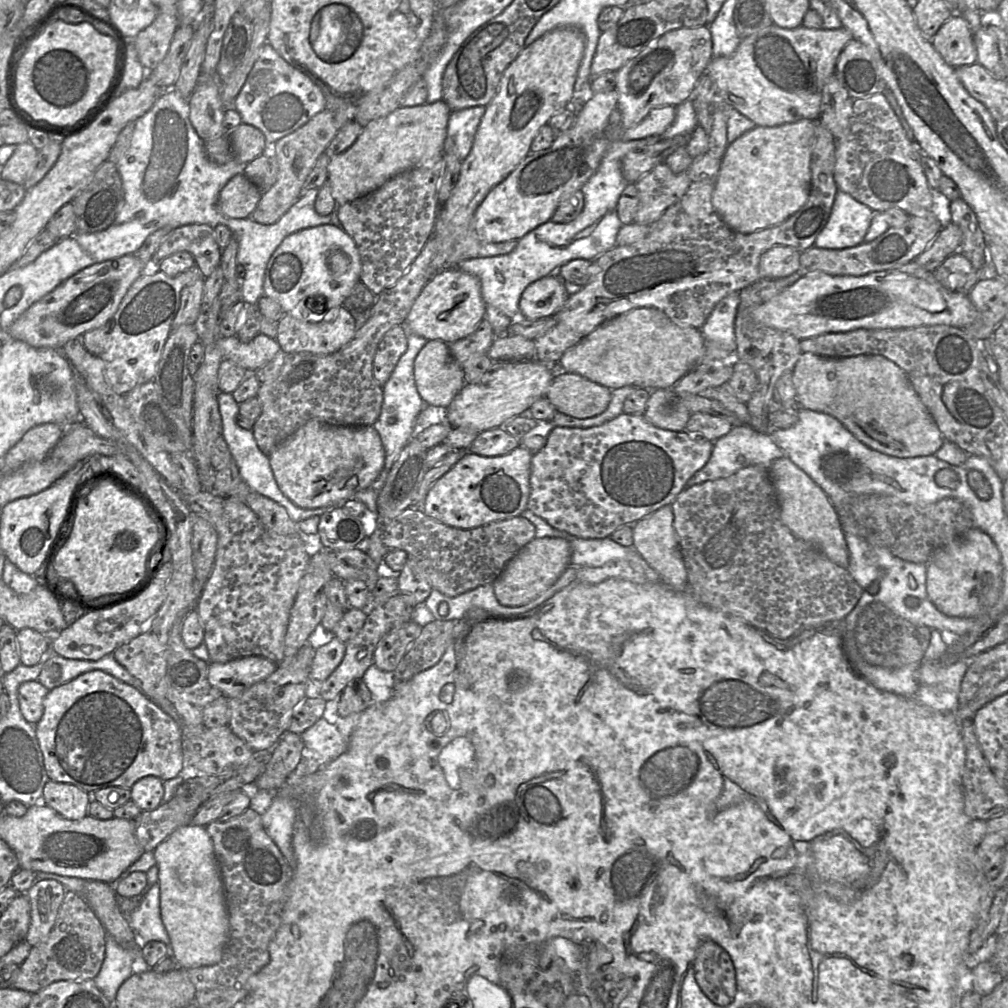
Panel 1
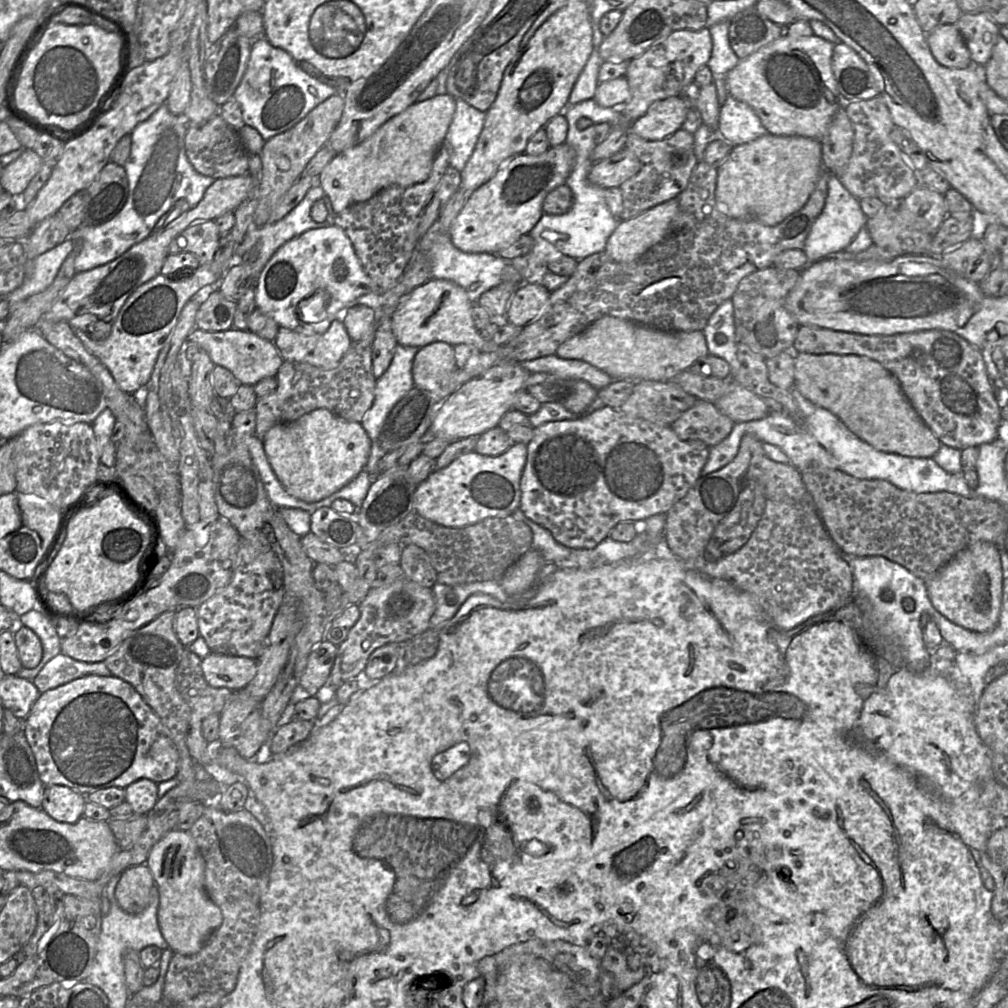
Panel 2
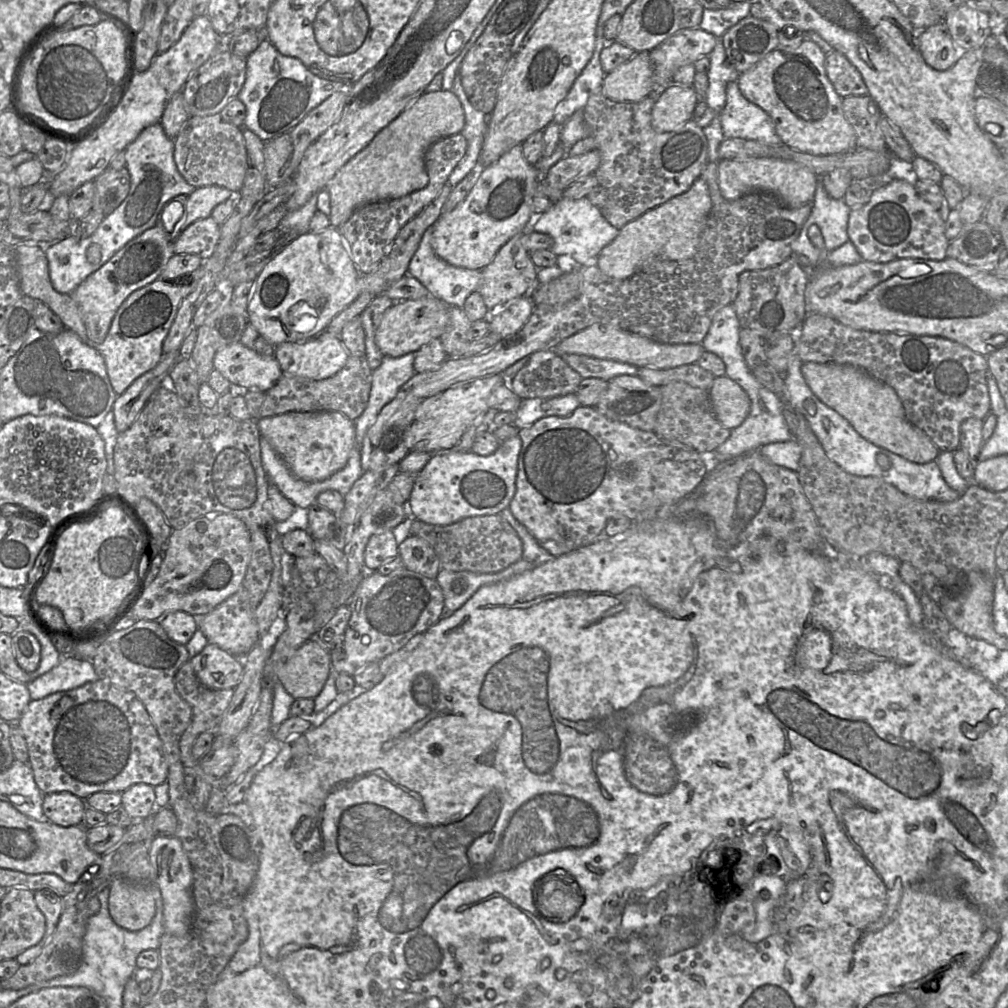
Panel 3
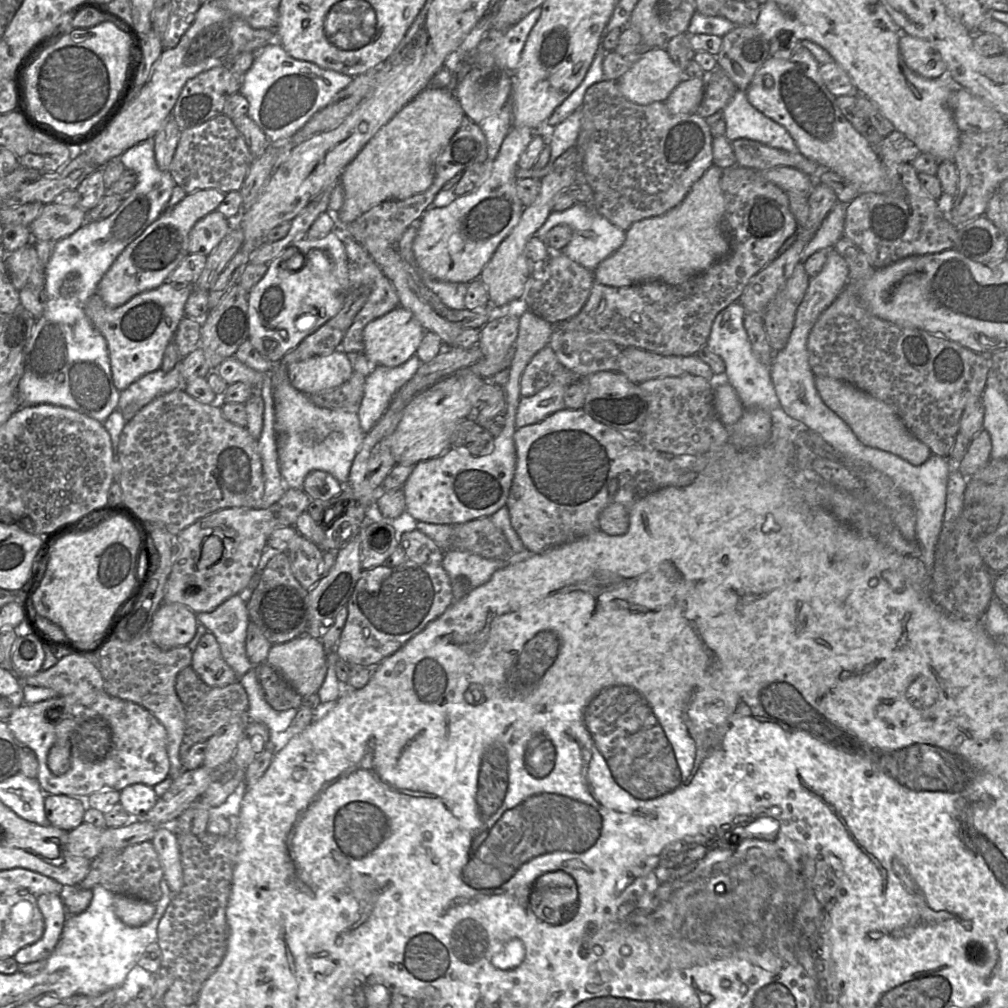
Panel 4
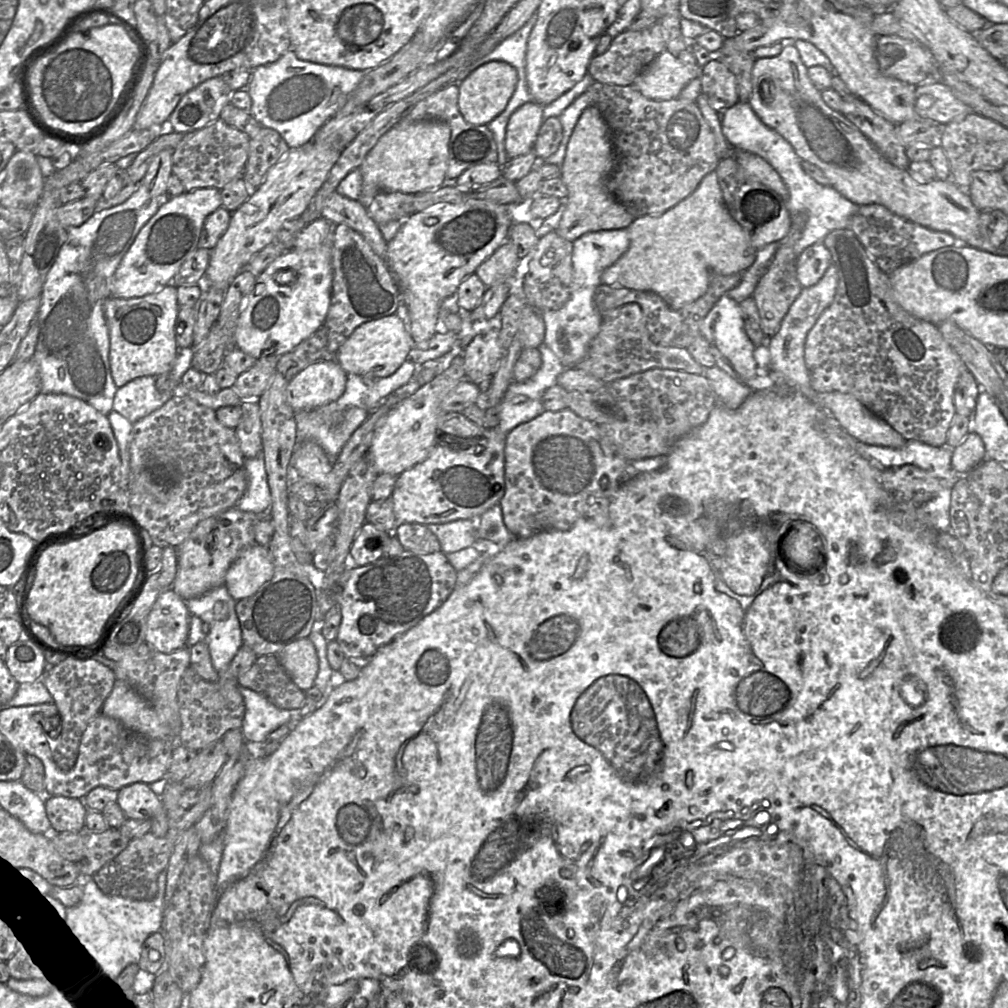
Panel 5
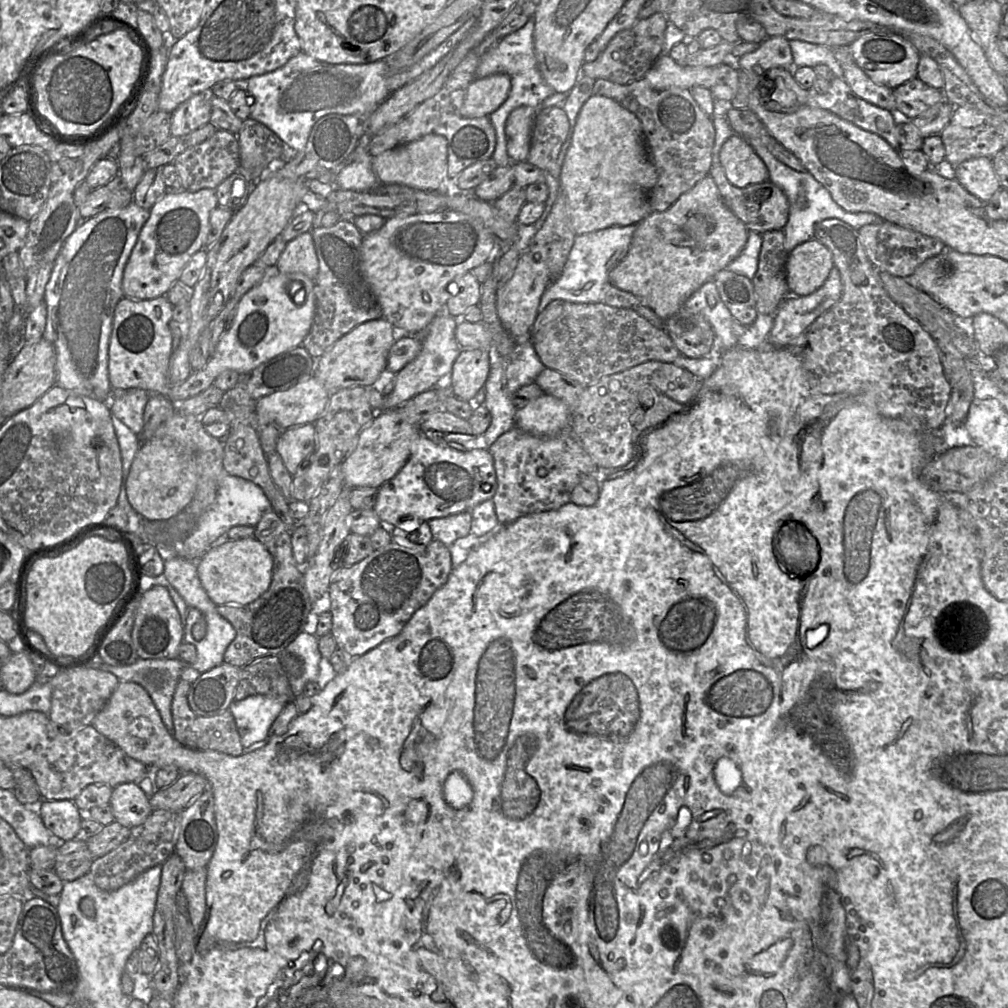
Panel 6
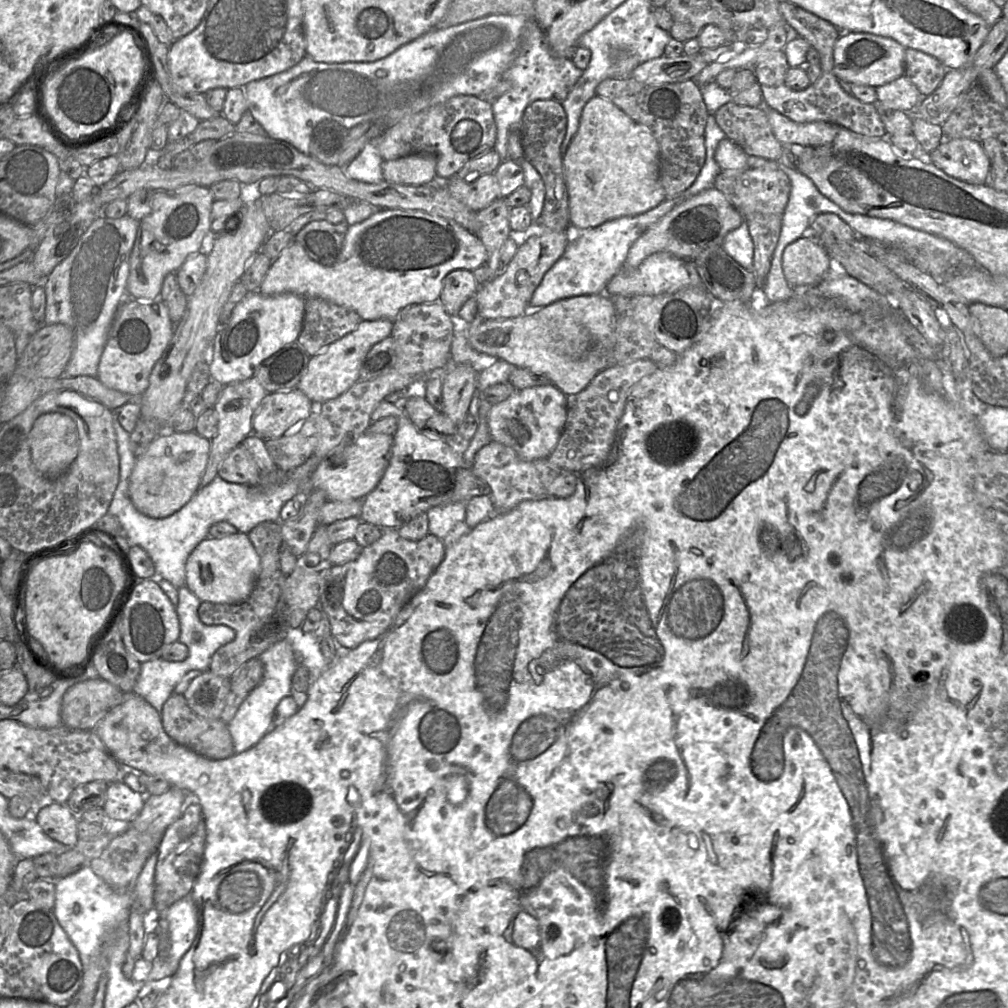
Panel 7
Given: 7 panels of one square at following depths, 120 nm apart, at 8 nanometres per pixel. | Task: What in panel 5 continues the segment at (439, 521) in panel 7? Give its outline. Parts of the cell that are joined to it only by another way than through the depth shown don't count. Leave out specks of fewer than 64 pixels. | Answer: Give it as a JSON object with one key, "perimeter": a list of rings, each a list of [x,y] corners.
{"perimeter":[[[463,519],[443,524],[428,524],[427,528],[437,537],[445,554],[471,547],[479,538],[476,520]]]}

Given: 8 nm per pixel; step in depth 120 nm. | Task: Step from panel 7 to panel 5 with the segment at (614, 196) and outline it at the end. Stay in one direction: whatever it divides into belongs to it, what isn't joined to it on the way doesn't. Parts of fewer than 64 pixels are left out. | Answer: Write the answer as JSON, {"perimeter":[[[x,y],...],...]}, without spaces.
{"perimeter":[[[590,105],[581,113],[570,140],[560,169],[560,176],[567,187],[565,210],[555,229],[556,233],[573,242],[588,232],[626,229],[635,219],[606,190],[604,179],[613,161],[610,129],[597,107]]]}

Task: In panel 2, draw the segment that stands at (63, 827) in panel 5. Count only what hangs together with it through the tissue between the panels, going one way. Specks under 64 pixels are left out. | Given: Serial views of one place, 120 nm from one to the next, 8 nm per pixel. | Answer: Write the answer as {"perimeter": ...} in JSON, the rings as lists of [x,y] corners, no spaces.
{"perimeter":[[[64,785],[45,786],[41,808],[53,819],[75,823],[84,813],[87,796]]]}

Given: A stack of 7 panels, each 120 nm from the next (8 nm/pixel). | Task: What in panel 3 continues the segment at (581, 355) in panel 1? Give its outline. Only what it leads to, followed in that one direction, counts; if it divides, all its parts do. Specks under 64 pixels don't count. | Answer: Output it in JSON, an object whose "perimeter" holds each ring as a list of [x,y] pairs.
{"perimeter":[[[601,323],[593,324],[565,339],[554,350],[558,354],[580,354],[599,359],[619,361],[631,364],[637,368],[651,367],[658,369],[672,369],[695,364],[705,351],[701,343],[662,344]]]}

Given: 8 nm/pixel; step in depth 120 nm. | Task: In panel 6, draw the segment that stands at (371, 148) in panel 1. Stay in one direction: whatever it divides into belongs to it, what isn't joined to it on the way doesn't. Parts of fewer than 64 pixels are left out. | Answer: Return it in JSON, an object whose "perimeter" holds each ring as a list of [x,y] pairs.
{"perimeter":[[[428,134],[418,140],[372,157],[372,167],[382,185],[404,185],[412,189],[436,191],[447,177],[448,143],[444,136]]]}

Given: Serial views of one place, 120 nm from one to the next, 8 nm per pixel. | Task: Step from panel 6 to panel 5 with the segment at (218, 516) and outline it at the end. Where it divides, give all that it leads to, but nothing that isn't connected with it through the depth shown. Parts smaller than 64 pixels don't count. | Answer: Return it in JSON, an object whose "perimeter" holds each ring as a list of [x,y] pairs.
{"perimeter":[[[263,451],[257,457],[245,459],[244,466],[247,488],[234,507],[243,512],[265,515],[271,506],[271,495],[267,482]]]}

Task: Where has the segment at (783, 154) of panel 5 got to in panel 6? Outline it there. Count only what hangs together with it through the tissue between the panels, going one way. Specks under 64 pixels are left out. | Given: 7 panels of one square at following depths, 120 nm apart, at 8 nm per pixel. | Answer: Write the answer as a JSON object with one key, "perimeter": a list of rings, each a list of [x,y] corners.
{"perimeter":[[[750,139],[747,140],[747,142],[765,163],[769,171],[769,180],[781,188],[788,198],[790,204],[789,218],[783,229],[785,233],[784,247],[788,253],[790,253],[797,245],[813,239],[815,226],[825,219],[840,219],[855,229],[860,229],[868,224],[878,224],[885,221],[873,213],[852,213],[844,210],[833,200],[829,191],[809,172],[798,172],[783,164],[768,151],[758,139]]]}

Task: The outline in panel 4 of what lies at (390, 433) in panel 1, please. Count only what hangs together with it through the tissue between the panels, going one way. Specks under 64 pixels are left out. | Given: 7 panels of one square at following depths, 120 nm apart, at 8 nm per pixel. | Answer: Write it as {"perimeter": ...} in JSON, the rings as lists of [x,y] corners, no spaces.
{"perimeter":[[[416,354],[397,367],[373,366],[365,378],[358,410],[362,431],[369,432],[387,410],[396,392],[415,374],[421,362]]]}

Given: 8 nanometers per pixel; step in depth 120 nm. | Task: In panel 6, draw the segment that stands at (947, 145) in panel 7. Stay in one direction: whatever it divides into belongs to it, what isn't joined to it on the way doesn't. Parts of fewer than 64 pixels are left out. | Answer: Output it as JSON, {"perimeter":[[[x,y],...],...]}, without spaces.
{"perimeter":[[[978,157],[966,160],[955,167],[957,181],[971,194],[988,202],[1001,188],[992,159]]]}

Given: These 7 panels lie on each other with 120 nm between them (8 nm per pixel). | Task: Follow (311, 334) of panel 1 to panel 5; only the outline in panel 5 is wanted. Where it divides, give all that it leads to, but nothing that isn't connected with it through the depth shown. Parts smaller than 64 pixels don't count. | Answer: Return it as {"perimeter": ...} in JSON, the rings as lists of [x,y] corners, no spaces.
{"perimeter":[[[335,359],[316,361],[300,371],[288,384],[286,399],[297,412],[336,401],[344,392],[347,373]]]}

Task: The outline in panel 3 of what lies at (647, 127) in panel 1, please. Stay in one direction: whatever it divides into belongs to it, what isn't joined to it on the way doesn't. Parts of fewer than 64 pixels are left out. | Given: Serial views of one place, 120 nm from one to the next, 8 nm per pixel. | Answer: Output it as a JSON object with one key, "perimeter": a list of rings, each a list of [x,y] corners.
{"perimeter":[[[671,83],[655,97],[651,124],[658,133],[672,132],[693,119],[698,96],[693,86]]]}

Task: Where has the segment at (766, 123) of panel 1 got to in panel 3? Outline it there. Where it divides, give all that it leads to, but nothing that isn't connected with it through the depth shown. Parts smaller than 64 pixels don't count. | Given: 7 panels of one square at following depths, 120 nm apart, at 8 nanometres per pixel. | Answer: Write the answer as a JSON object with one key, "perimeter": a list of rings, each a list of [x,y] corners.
{"perimeter":[[[802,40],[798,45],[777,47],[747,71],[739,74],[737,84],[742,95],[764,110],[772,119],[783,144],[812,155],[832,155],[850,152],[857,147],[857,136],[845,118],[842,99],[825,70],[826,54],[814,42]]]}

